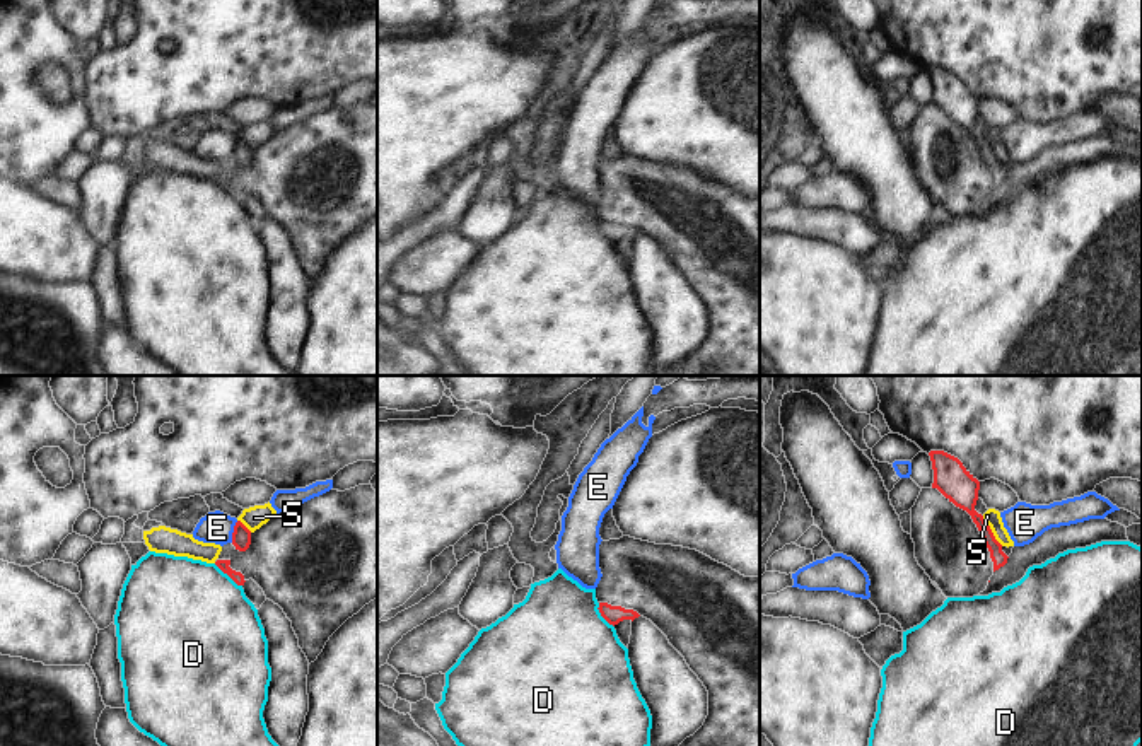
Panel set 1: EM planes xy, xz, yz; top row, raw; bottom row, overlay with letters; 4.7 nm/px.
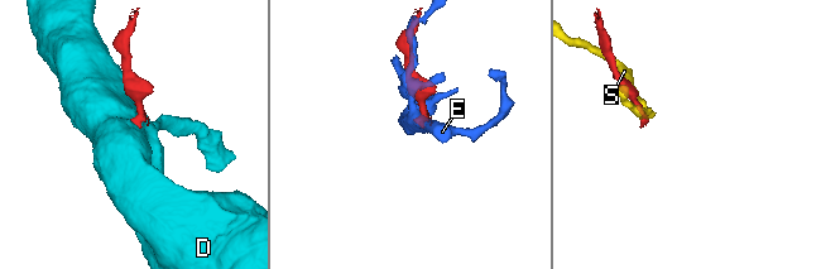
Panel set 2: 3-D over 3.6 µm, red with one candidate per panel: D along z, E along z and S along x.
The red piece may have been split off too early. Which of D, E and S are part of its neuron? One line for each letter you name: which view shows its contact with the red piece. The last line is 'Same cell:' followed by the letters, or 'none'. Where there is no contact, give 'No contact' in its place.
Same cell: none

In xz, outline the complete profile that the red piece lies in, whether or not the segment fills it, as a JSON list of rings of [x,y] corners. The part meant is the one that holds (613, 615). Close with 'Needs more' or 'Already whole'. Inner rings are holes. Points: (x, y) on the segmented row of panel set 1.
[[[599,603],[609,625],[632,621],[628,659],[650,715],[650,746],[679,746],[708,715],[708,691],[667,637],[633,609]]]. Needs more

